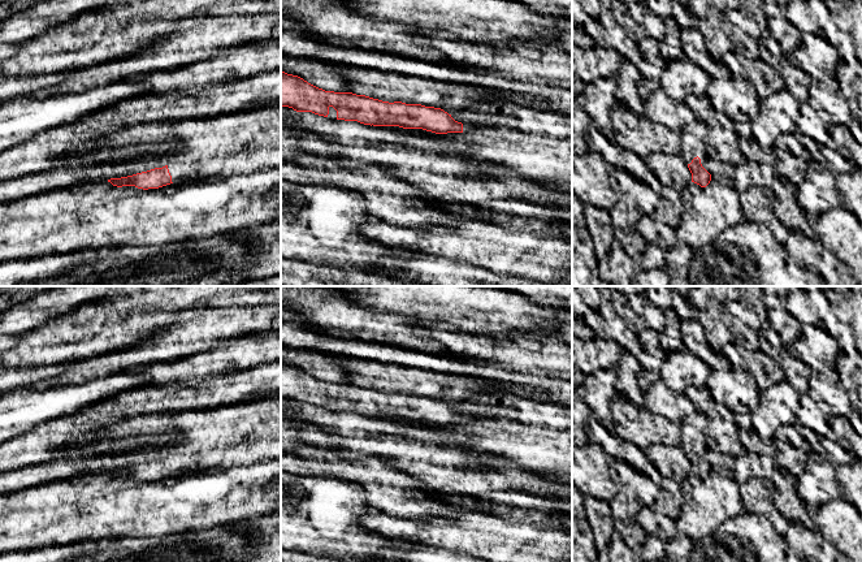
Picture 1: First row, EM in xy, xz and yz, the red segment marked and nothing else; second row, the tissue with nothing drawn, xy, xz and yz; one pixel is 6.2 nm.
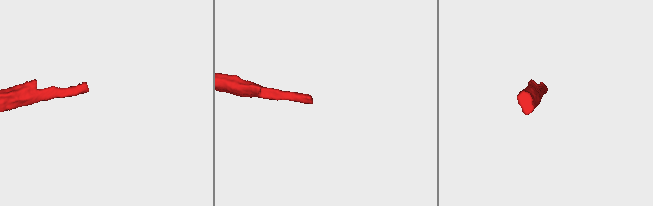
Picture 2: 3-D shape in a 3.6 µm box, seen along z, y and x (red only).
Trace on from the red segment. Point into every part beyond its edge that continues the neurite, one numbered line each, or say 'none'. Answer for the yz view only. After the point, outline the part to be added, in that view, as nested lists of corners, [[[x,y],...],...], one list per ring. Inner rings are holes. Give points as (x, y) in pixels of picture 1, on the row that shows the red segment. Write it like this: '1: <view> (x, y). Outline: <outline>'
1: yz (689, 151). Outline: [[[686,140],[680,155],[686,164],[690,164],[692,160],[698,156],[696,144],[690,140]]]

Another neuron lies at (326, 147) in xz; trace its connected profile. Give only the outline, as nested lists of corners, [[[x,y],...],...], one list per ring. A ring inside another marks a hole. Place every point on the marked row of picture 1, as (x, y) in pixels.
[[[281,107],[281,151],[287,156],[315,155],[324,157],[341,156],[342,144],[309,130],[299,130],[287,126],[283,120],[296,111]]]

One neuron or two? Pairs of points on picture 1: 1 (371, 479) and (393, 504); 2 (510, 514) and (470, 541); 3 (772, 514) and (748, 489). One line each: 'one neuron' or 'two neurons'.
1: one neuron
2: two neurons
3: one neuron

